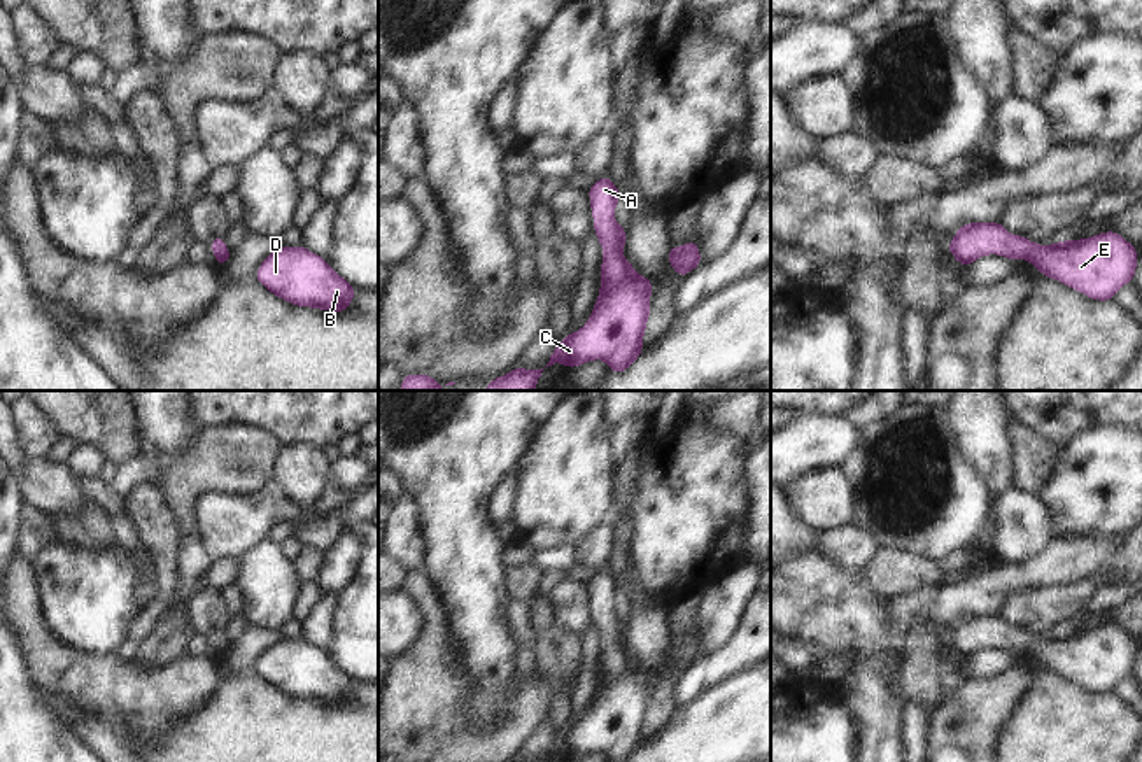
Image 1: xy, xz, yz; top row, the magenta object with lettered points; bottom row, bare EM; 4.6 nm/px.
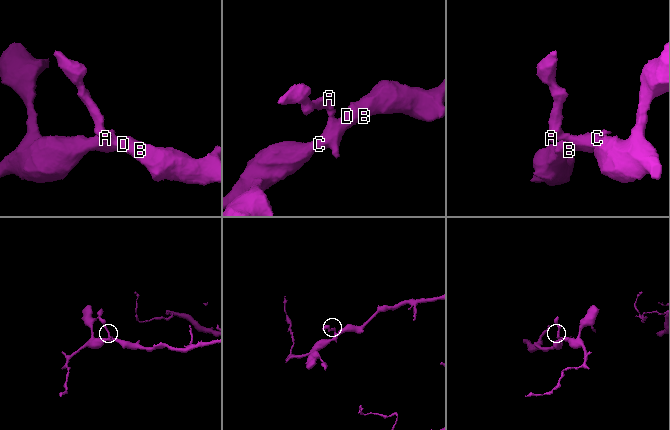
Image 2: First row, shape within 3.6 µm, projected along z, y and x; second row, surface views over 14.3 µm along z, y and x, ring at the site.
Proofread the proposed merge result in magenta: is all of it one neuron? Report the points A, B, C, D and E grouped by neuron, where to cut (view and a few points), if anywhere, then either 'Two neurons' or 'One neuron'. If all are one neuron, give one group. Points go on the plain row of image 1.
Groups: A B C D E. No split. One neuron

